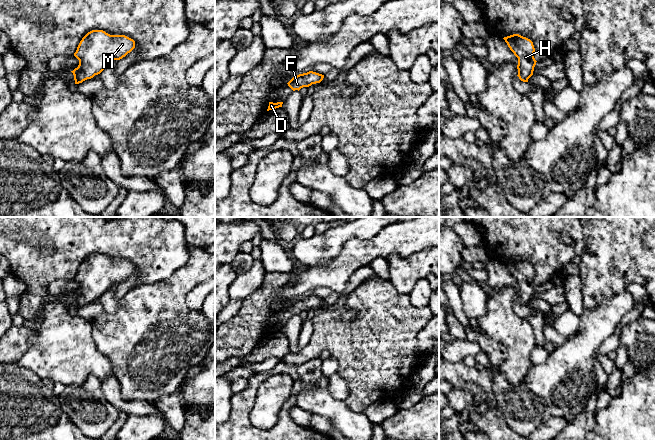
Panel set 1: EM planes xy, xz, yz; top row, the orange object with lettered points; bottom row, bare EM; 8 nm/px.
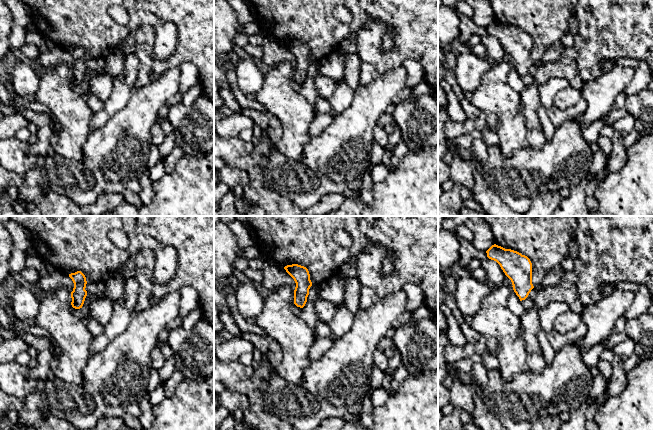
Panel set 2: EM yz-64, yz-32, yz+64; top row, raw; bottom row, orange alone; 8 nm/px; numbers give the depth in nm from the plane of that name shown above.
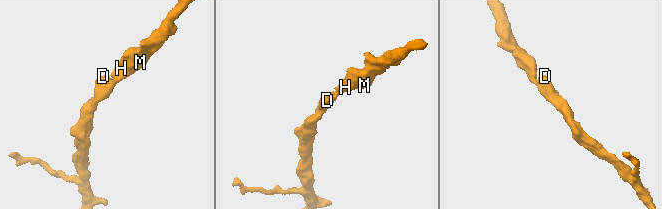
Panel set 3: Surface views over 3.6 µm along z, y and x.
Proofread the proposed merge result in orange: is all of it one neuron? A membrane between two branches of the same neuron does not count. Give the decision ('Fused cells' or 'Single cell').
Single cell

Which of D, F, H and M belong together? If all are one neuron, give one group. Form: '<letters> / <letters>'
D F H M

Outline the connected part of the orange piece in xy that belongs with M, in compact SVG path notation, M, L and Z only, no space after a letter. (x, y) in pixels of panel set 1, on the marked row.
M92 30L80 41L74 56L79 60L79 65L73 71L75 84L100 74L114 60L120 60L135 48L135 41L125 35L110 35L103 30Z

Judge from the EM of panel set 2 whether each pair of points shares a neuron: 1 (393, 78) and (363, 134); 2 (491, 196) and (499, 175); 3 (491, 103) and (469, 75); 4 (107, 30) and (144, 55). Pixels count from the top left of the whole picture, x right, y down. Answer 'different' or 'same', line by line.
1: same
2: different
3: different
4: different

